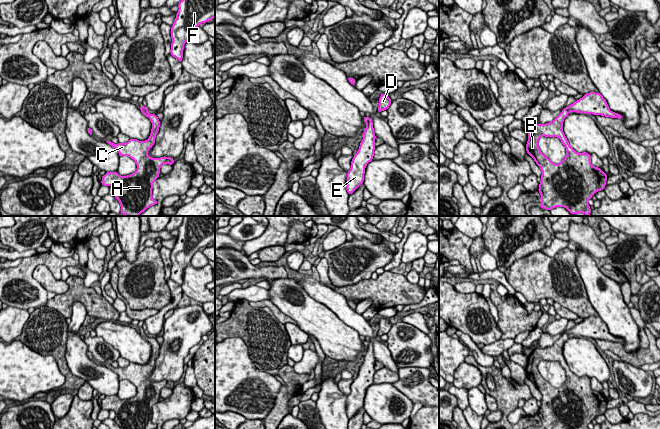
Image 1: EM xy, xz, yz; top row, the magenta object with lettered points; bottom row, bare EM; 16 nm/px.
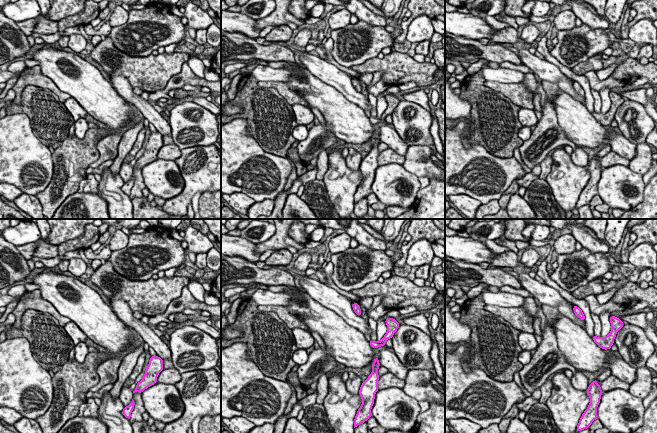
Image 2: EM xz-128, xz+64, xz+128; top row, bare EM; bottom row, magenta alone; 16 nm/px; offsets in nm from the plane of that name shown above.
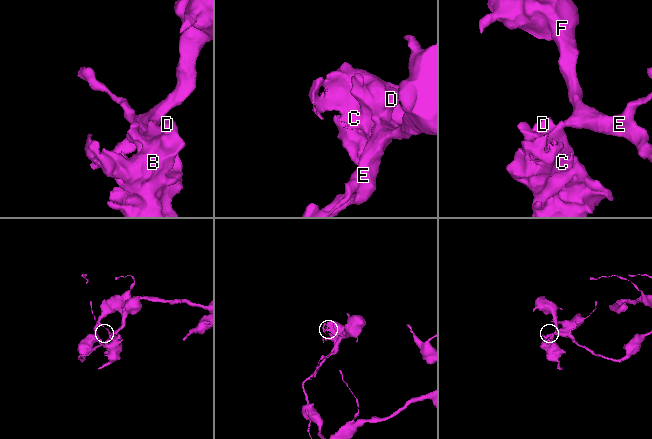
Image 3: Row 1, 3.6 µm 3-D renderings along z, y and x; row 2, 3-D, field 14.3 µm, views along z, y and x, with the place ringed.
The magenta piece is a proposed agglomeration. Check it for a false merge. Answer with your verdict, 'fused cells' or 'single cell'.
fused cells

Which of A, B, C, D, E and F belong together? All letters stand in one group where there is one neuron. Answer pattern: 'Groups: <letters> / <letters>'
Groups: A B C D / E F

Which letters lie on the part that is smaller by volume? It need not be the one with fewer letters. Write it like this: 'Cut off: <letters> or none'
Cut off: A, B, C, D

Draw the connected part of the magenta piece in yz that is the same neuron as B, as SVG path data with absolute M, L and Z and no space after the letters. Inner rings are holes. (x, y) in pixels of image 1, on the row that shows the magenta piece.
M564 108L552 122L535 124L528 132L525 147L542 170L538 188L542 198L540 207L549 211L564 207L573 215L584 213L589 216L588 200L596 192L604 190L608 175L591 164L589 153L578 153L570 146L563 132L563 122L568 114L568 109ZM542 136L558 137L565 146L566 157L559 164L553 163L541 152L538 140Z

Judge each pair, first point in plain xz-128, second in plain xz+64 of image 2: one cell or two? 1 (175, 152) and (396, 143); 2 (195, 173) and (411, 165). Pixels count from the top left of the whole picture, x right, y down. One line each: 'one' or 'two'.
1: two
2: one

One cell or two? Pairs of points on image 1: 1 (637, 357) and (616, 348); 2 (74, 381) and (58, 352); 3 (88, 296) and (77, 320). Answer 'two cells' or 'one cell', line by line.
1: one cell
2: one cell
3: two cells

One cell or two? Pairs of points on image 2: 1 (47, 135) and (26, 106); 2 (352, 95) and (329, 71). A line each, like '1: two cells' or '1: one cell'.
1: one cell
2: one cell

